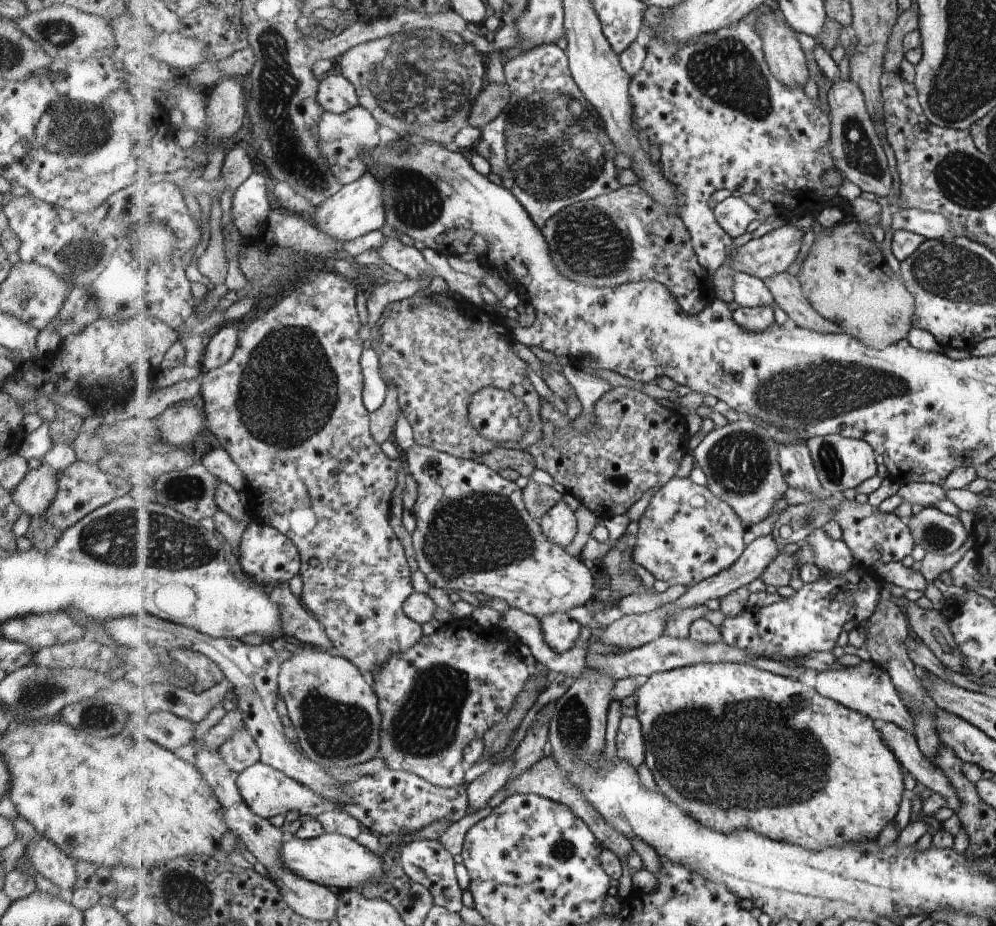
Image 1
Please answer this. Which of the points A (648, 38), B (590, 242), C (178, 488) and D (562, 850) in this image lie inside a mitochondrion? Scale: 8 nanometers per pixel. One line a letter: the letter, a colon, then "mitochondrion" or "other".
A: other
B: mitochondrion
C: mitochondrion
D: mitochondrion

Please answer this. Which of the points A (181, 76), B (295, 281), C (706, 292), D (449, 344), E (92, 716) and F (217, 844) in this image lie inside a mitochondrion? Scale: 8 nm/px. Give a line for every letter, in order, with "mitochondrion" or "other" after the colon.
A: other
B: other
C: other
D: mitochondrion
E: mitochondrion
F: other

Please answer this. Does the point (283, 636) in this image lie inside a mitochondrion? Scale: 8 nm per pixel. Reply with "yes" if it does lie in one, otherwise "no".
no

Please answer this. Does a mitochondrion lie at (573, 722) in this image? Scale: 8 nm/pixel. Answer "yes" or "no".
yes

